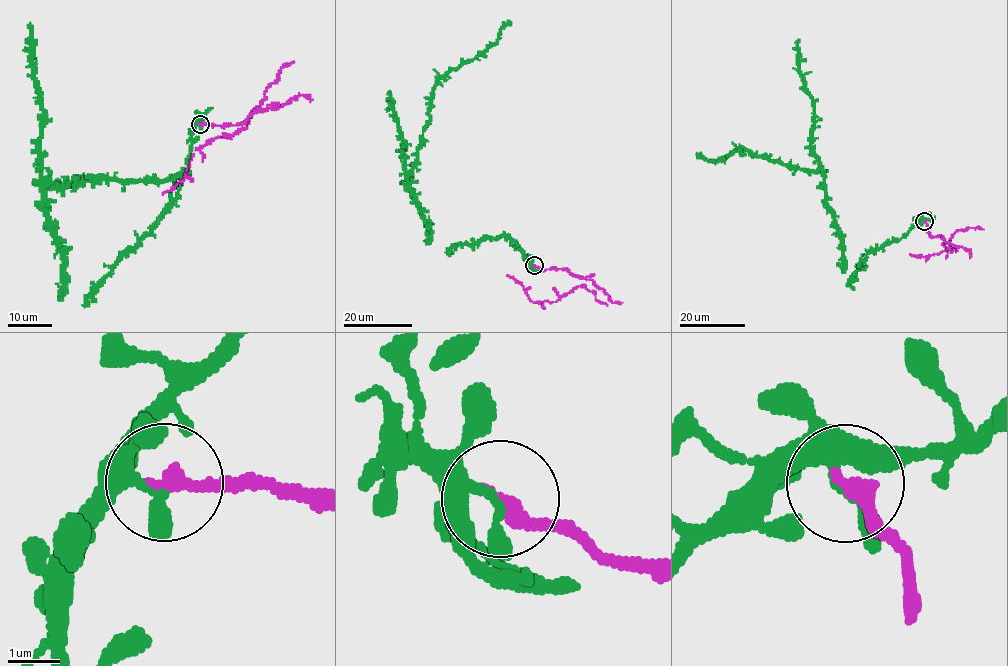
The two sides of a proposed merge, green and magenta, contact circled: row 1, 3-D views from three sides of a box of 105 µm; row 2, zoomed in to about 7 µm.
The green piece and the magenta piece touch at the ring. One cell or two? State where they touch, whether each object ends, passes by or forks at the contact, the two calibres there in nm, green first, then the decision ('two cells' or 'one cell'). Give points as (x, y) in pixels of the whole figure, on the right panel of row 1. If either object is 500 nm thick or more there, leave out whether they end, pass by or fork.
(924, 221) | green passes by | magenta ends | 240/320 nm | two cells

